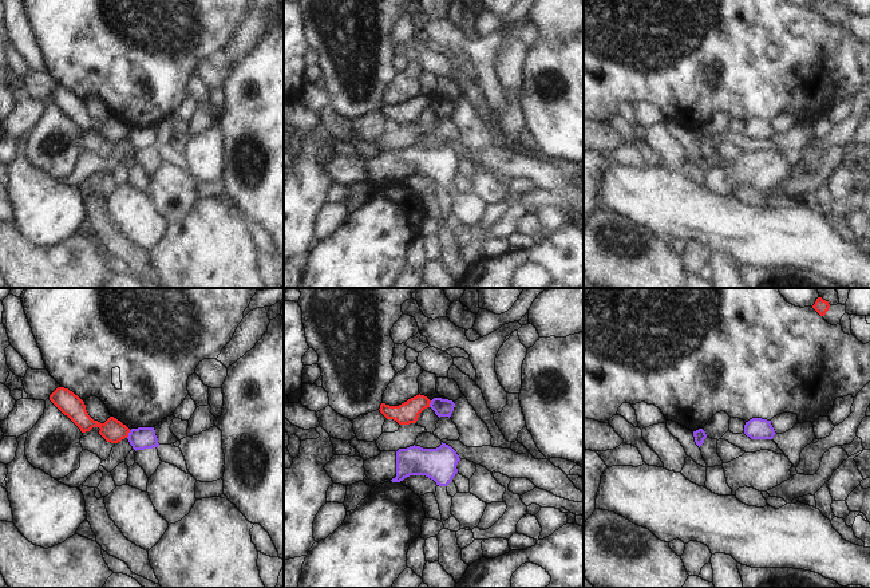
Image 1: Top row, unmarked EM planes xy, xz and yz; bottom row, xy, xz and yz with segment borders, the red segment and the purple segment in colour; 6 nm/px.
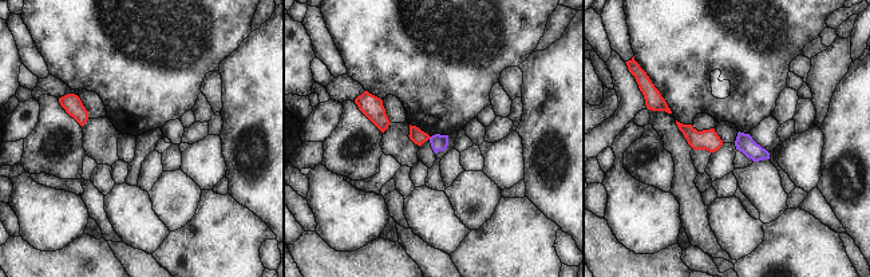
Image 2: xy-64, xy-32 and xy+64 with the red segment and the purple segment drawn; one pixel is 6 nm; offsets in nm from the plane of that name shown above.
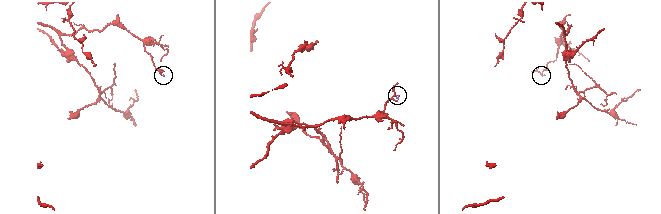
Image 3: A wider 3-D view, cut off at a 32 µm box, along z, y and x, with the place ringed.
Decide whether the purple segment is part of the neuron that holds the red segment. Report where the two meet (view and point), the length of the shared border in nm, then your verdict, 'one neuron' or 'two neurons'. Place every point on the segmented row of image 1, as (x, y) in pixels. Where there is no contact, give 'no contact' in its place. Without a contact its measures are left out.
contact xy (127, 434); length 50 nm; two neurons

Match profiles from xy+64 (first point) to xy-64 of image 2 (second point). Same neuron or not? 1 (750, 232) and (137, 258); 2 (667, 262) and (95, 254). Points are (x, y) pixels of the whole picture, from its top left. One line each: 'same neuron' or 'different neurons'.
1: different neurons
2: same neuron

